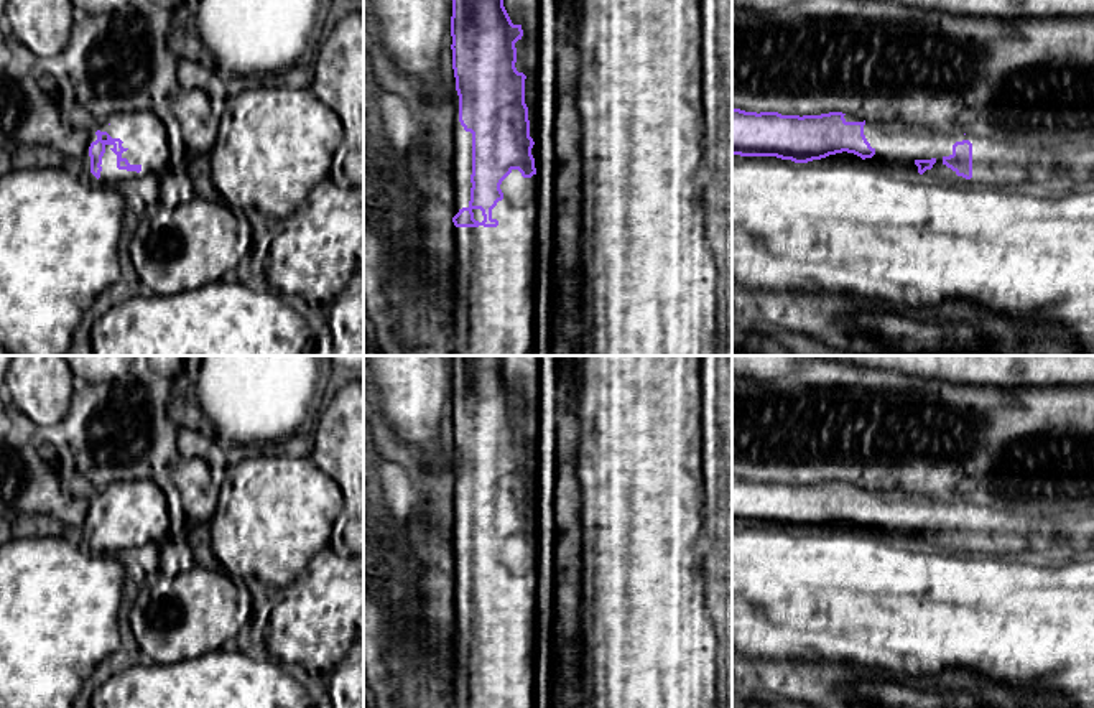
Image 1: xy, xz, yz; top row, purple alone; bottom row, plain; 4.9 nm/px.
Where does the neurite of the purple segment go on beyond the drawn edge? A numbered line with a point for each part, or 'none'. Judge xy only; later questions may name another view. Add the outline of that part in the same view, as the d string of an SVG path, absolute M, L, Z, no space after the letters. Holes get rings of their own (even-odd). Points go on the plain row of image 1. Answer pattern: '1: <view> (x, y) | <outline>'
1: xy (143, 503) | M151 479L118 481L107 489L95 492L82 507L82 522L74 532L77 540L95 555L117 555L128 548L140 548L146 543L161 543L168 538L169 514L165 491ZM95 501L107 501L112 507L120 507L130 533L140 533L141 540L127 540L117 537L114 514L105 514L102 525L102 540L97 548L90 542L89 515L97 509Z

